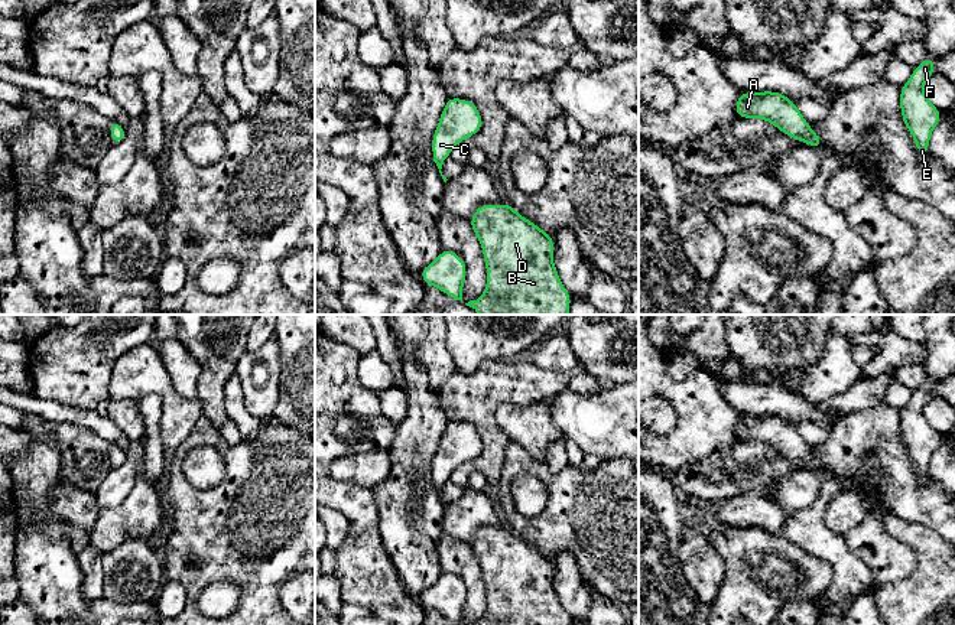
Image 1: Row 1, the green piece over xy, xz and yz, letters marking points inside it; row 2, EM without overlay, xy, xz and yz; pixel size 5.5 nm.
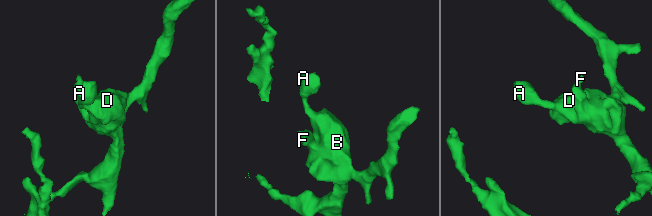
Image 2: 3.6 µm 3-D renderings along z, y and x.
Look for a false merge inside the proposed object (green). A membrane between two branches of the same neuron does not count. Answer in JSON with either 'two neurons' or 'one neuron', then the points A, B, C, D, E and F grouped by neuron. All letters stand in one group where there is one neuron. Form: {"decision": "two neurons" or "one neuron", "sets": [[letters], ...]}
{"decision": "one neuron", "sets": [["A", "B", "C", "D", "E", "F"]]}

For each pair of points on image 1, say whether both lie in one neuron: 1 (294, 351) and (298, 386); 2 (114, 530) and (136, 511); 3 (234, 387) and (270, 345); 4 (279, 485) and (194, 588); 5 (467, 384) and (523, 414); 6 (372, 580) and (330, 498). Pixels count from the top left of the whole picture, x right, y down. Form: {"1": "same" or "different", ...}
{"1": "same", "2": "same", "3": "different", "4": "same", "5": "different", "6": "same"}

